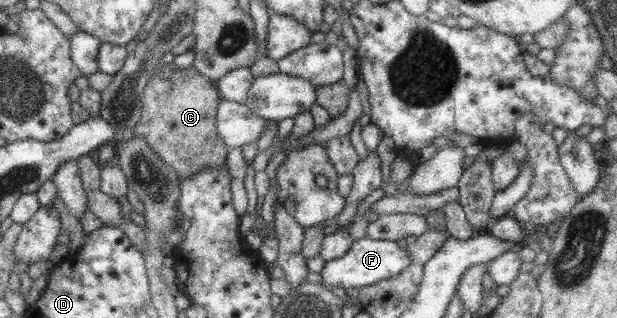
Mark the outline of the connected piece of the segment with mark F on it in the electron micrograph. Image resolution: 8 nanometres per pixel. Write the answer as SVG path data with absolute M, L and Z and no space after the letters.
M362 239L355 240L350 249L339 259L325 262L319 271L322 284L325 287L339 286L345 288L361 288L377 283L386 278L396 277L407 265L411 265L411 258L407 256L406 249L401 249L393 241Z

